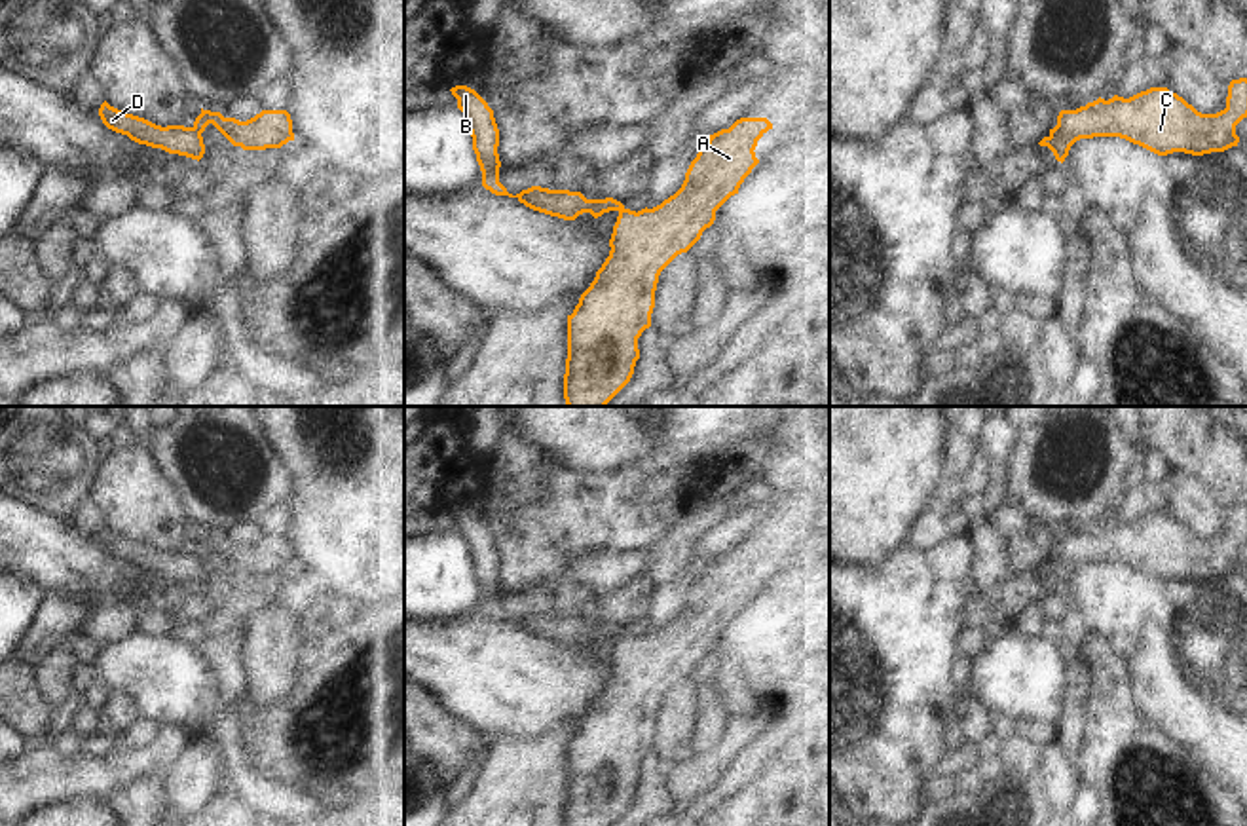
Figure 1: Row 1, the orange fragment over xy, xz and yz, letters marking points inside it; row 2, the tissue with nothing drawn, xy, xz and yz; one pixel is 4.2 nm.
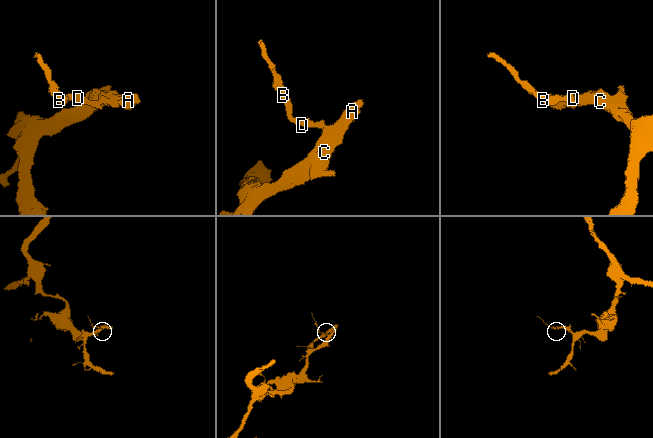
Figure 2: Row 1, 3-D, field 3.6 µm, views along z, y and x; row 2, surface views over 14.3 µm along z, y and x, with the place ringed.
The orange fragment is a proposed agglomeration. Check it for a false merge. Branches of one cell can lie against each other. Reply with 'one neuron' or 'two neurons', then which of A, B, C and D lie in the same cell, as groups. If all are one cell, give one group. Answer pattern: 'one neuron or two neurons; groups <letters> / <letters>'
two neurons; groups A C / B D

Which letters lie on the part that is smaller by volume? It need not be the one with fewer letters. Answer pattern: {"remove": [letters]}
{"remove": ["B", "D"]}

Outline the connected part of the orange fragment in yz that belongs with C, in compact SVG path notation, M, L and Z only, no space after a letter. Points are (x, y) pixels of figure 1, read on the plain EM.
M1247 503L1232 505L1226 534L1201 539L1167 513L1150 513L1129 524L1114 520L1076 535L1061 535L1057 554L1072 570L1080 564L1120 562L1158 581L1203 581L1238 572L1236 551L1247 543Z

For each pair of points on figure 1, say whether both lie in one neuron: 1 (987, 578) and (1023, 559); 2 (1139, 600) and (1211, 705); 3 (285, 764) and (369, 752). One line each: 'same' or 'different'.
1: different
2: same
3: same

